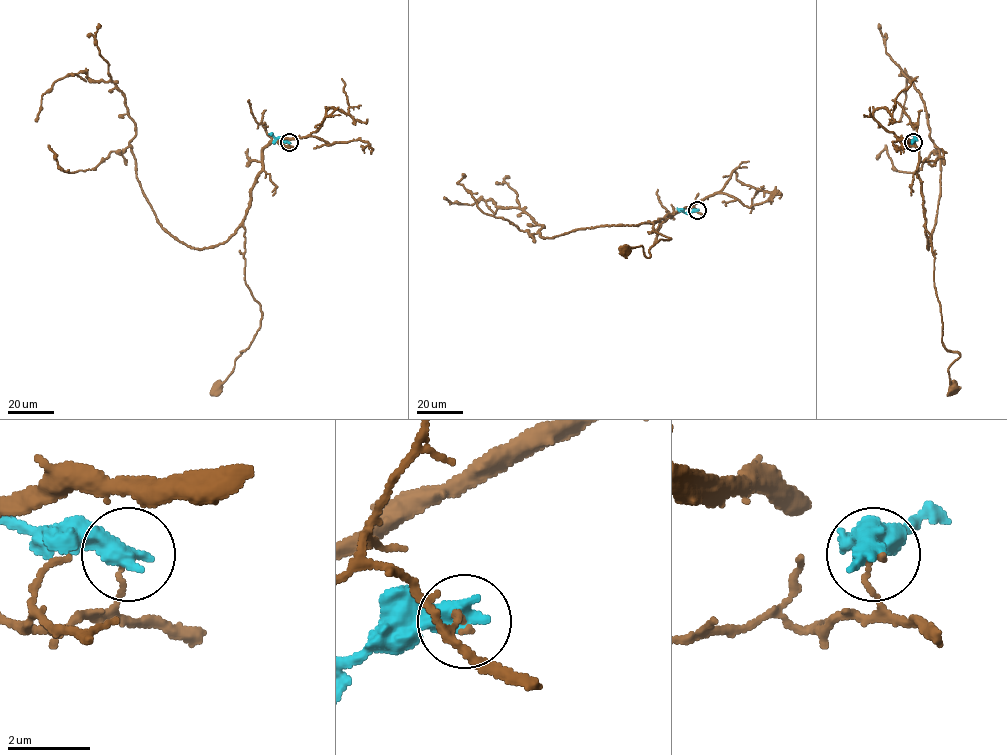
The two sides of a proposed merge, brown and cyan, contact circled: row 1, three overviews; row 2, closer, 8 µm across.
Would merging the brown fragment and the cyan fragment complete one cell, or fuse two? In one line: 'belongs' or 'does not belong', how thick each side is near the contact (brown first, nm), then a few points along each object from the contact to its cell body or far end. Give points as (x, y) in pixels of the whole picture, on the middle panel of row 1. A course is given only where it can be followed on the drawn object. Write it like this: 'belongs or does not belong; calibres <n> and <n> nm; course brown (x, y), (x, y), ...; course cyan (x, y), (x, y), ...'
does not belong; calibres 120 and 550 nm; course brown (697, 210), (681, 209), (652, 222), (652, 232), (670, 238), (660, 239), (649, 257), (642, 246), (625, 250); course cyan (697, 210), (684, 213), (677, 208)

